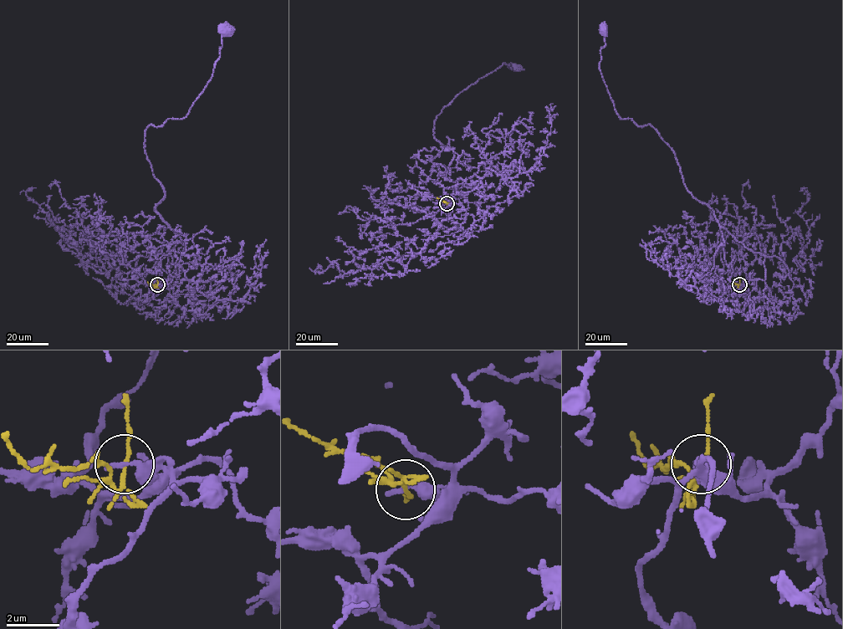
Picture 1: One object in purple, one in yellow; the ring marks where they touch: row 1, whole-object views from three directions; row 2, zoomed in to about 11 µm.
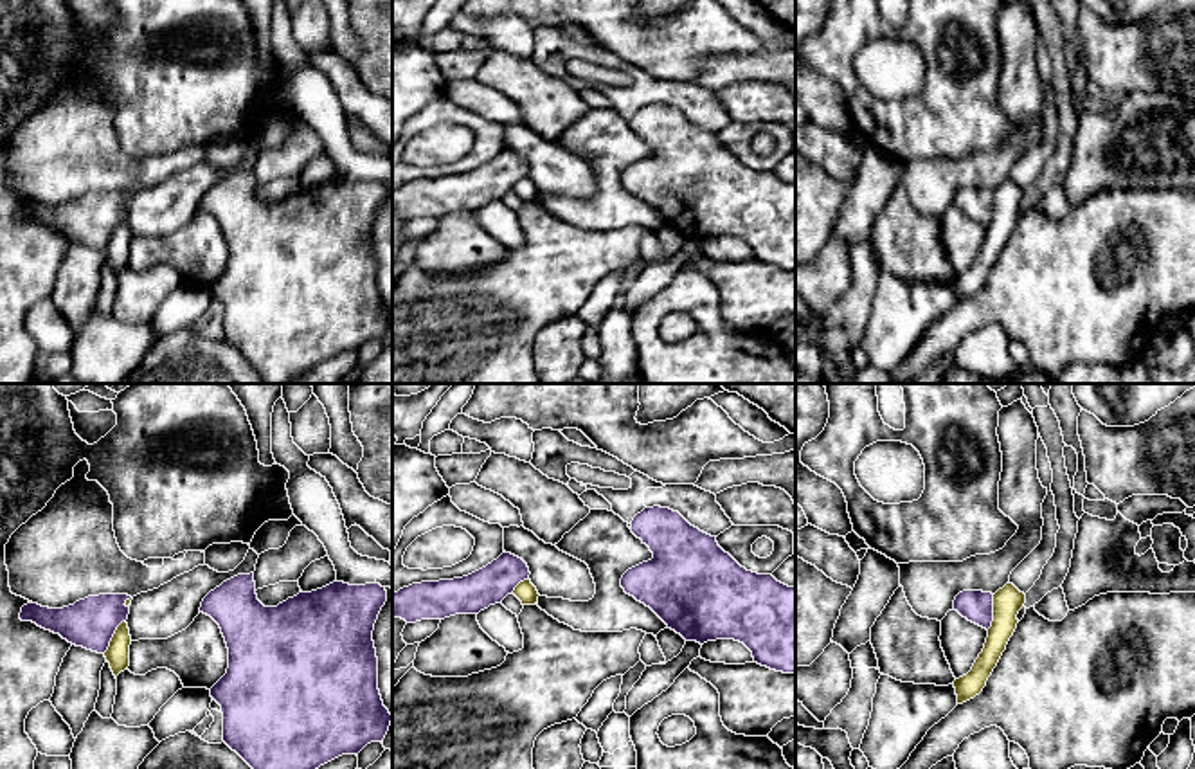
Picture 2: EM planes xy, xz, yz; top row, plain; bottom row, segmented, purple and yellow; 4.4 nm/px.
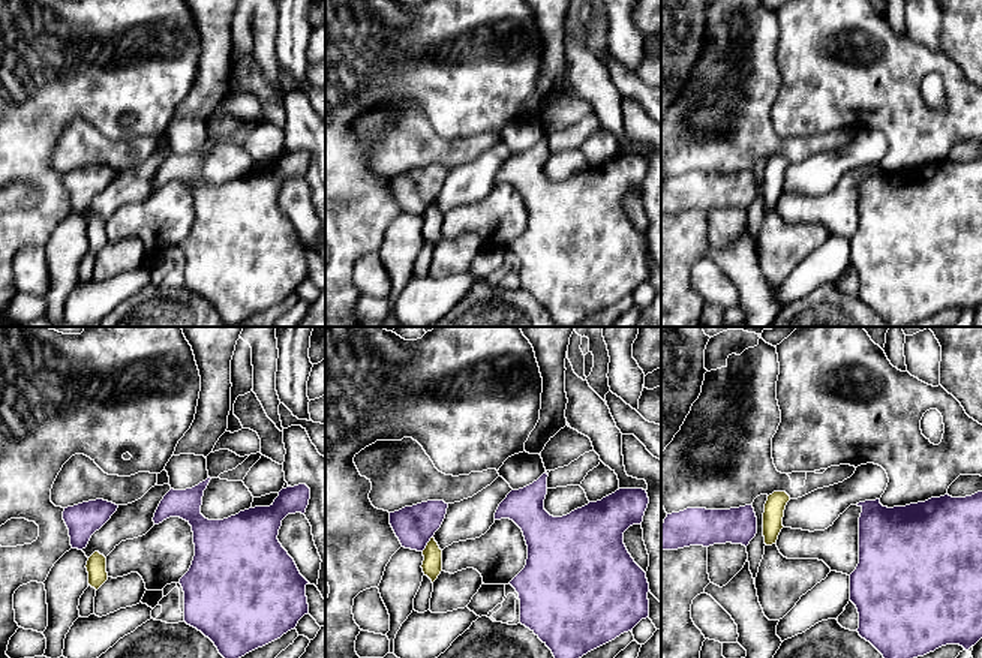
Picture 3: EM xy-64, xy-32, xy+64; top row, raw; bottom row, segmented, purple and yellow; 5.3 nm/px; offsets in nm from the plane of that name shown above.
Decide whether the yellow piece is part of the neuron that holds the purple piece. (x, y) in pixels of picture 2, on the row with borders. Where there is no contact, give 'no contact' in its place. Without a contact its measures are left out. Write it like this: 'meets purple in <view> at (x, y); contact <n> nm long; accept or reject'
meets purple in yz at (992, 613); contact 160 nm long; reject

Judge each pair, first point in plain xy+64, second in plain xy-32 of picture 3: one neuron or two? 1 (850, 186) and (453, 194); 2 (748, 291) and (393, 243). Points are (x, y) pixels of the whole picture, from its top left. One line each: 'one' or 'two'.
1: two
2: two

